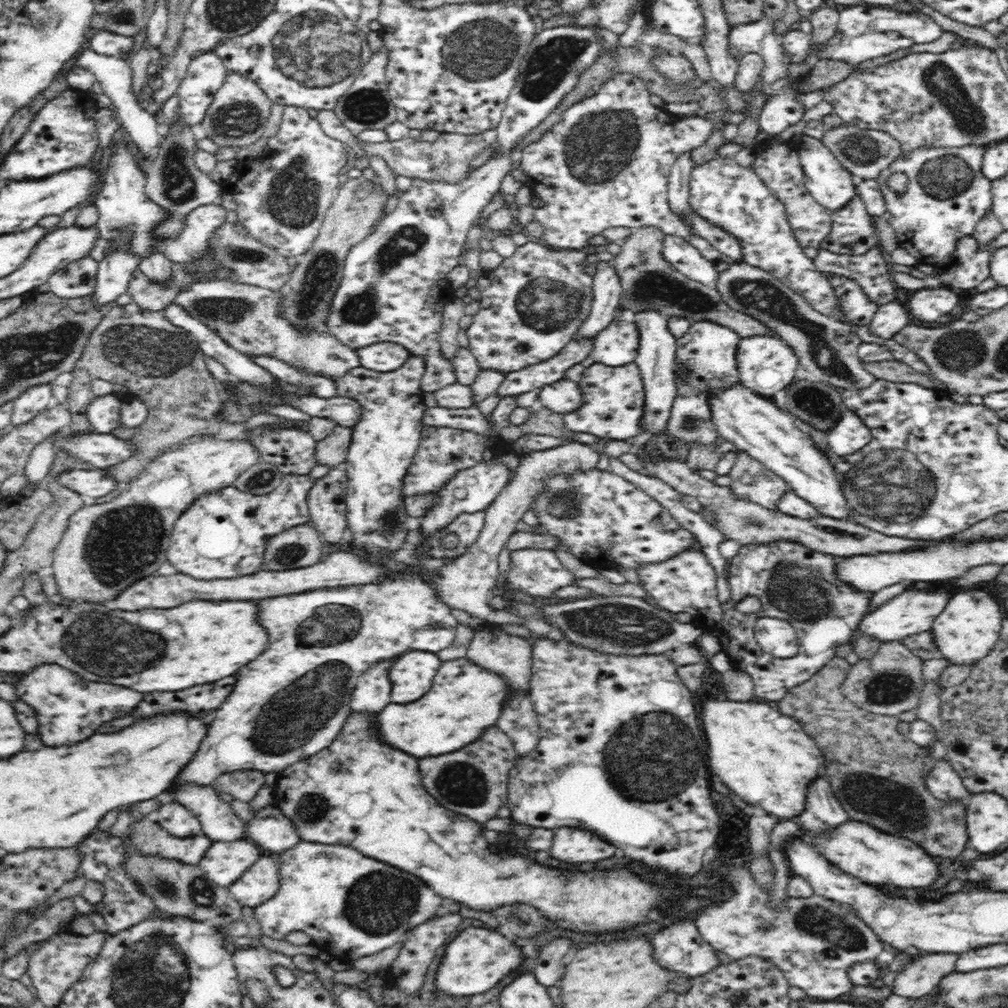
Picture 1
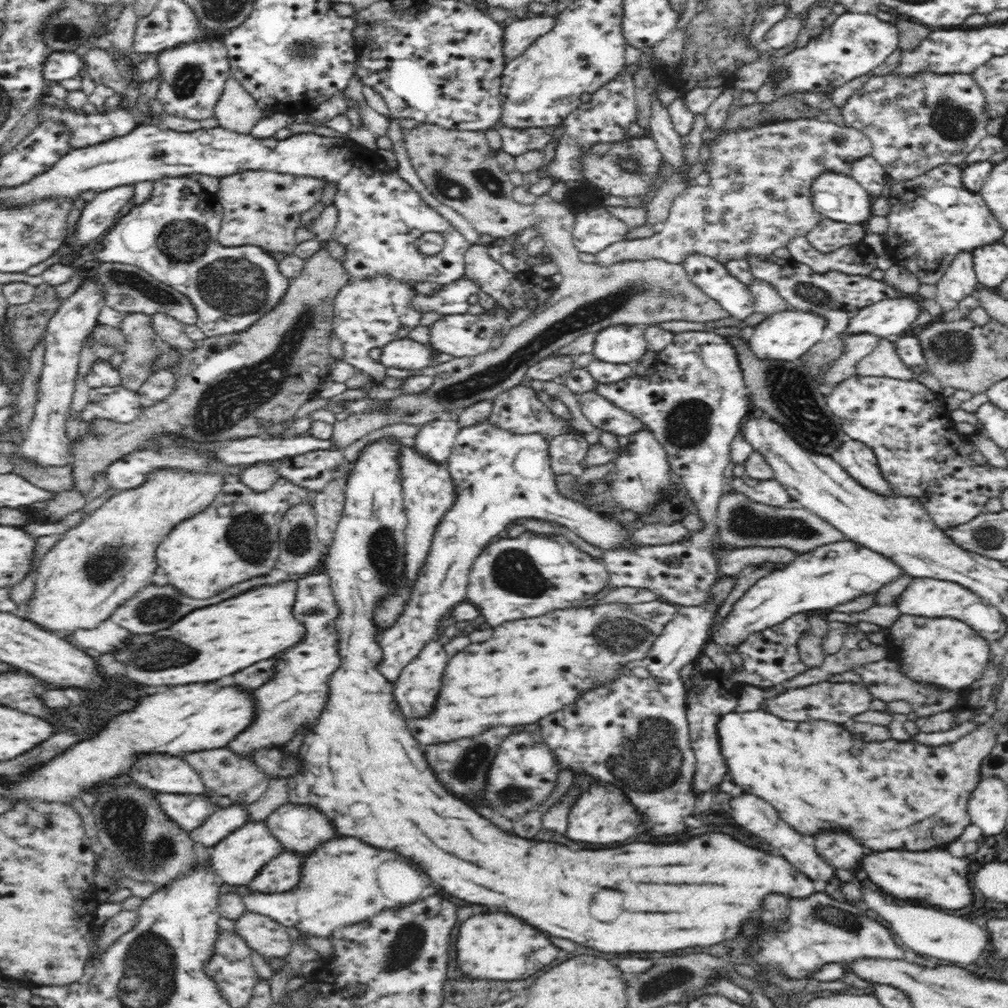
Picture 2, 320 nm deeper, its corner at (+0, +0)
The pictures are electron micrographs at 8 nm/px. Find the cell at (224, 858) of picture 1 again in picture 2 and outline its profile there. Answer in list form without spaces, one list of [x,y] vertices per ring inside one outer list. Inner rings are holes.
[[[250,821],[246,826],[231,832],[230,836],[226,836],[224,840],[217,842],[211,848],[210,868],[216,871],[226,884],[248,885],[258,876],[262,866],[270,862],[274,856],[278,856],[280,852],[284,852],[284,847],[272,836],[272,832],[266,826],[266,821]]]

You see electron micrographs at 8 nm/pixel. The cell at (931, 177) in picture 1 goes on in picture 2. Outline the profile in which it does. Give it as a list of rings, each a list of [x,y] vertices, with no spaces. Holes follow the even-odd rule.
[[[944,164],[912,178],[912,180],[891,180],[891,192],[887,197],[891,208],[886,216],[889,224],[886,232],[886,251],[890,254],[894,265],[906,268],[913,273],[918,270],[928,272],[928,274],[945,273],[959,253],[973,252],[982,246],[1000,243],[1000,238],[1005,230],[987,207],[981,193],[970,192],[962,184],[962,173],[961,165]]]

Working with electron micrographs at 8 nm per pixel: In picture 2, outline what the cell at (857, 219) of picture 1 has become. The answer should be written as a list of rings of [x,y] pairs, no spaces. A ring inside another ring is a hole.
[[[822,218],[812,230],[807,232],[805,237],[816,251],[829,254],[842,246],[862,241],[866,234],[864,224],[848,224]]]

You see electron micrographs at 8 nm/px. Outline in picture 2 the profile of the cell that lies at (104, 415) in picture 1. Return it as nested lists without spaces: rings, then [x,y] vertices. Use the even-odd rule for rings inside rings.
[[[121,384],[103,386],[89,390],[88,402],[82,412],[83,420],[94,418],[129,423],[142,414],[144,406],[140,405],[137,391],[128,390]]]

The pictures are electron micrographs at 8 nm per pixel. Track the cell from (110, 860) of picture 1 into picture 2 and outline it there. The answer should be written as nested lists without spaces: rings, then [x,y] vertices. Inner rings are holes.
[[[234,802],[232,806],[219,807],[204,824],[189,832],[190,838],[202,846],[213,847],[222,838],[244,826],[247,821],[246,810]]]

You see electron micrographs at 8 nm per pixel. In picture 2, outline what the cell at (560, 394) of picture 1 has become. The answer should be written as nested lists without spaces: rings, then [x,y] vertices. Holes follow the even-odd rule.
[[[595,390],[578,394],[577,400],[584,416],[602,431],[630,437],[636,431],[648,429],[639,418],[614,406]]]

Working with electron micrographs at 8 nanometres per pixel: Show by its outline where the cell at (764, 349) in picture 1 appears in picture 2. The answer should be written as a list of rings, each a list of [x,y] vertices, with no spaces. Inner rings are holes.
[[[788,309],[766,316],[761,323],[755,324],[754,327],[754,333],[748,340],[748,347],[758,359],[790,362],[798,360],[811,346],[822,340],[826,319],[812,311]]]

